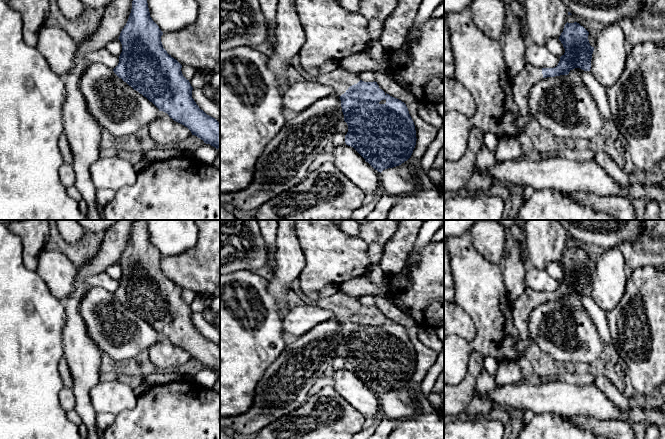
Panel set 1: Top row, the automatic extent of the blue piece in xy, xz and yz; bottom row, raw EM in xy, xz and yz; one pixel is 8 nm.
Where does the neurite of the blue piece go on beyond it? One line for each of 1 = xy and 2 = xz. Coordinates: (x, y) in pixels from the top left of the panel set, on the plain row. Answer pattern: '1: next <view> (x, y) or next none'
1: next none
2: next xz (340, 304)

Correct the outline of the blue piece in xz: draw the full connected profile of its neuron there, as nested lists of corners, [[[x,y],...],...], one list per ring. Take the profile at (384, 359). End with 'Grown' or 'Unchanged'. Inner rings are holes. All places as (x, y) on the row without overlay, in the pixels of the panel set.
[[[338,291],[316,301],[332,311],[340,321],[344,345],[348,349],[345,367],[353,371],[375,394],[382,396],[407,385],[416,369],[416,354],[408,332],[401,324],[379,312],[377,306],[364,306],[359,298]]]. Grown

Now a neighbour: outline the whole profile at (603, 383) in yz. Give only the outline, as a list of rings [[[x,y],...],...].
[[[594,373],[594,384],[602,390],[610,401],[613,402],[620,410],[628,408],[629,399],[623,395],[623,393],[608,377]]]

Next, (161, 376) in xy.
[[[158,370],[153,374],[143,377],[143,384],[147,387],[157,384],[167,384],[170,382],[178,381],[181,378],[175,370]]]

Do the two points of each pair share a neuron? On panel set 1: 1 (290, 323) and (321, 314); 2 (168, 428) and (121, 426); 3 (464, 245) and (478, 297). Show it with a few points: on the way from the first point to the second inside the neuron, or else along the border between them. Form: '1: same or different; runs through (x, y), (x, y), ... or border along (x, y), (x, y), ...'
1: same; runs through (298, 321), (313, 315)
2: same; runs through (156, 428), (149, 425), (133, 426)
3: same; runs through (464, 258), (477, 284)

